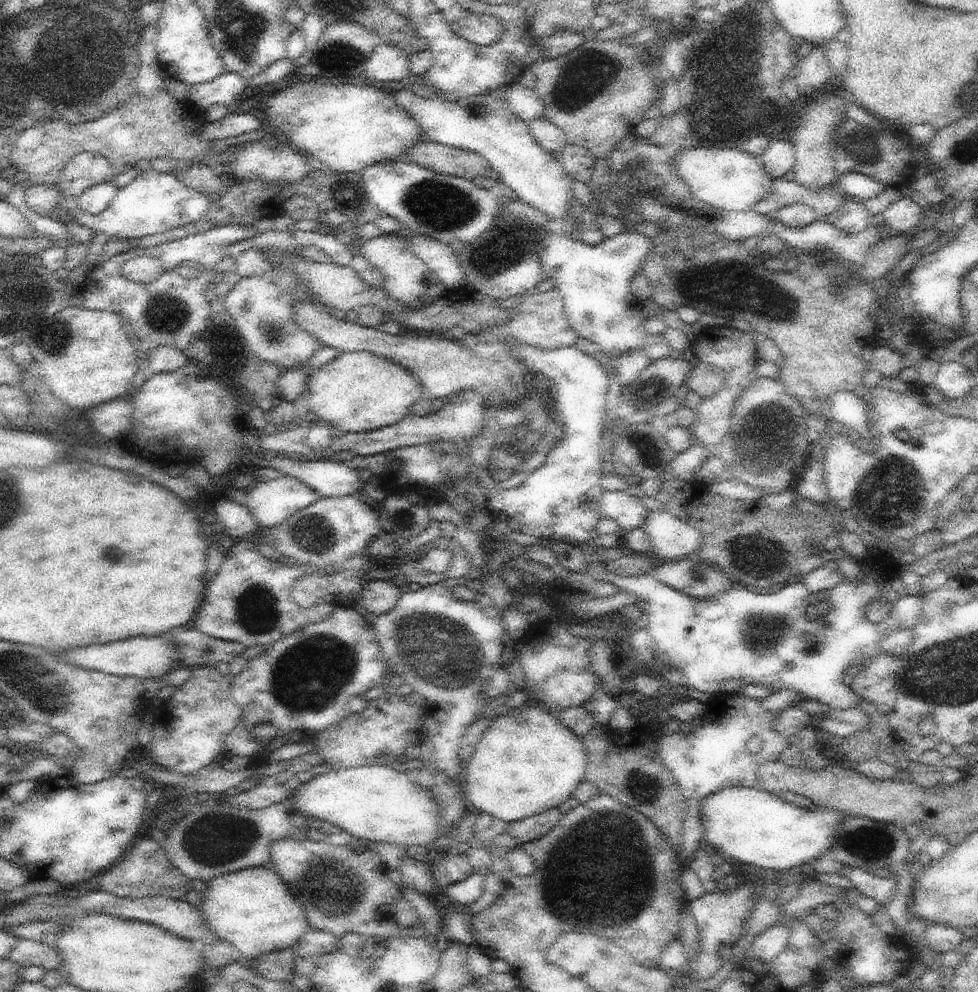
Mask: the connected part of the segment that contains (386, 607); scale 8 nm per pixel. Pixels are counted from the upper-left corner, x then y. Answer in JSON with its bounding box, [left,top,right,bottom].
[360,579,403,617]

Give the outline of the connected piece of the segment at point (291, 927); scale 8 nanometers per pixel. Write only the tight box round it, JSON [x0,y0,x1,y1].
[198,867,311,962]

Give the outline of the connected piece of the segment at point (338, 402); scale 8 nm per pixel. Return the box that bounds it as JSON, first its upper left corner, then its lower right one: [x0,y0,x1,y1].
[306,351,425,433]

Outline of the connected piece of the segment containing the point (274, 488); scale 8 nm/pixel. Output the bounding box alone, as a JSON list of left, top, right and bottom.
[246,475,321,527]

